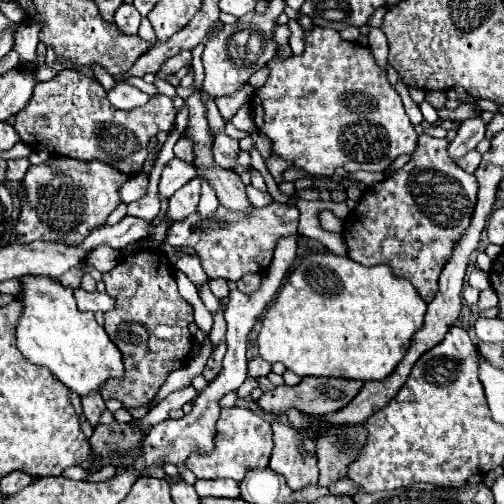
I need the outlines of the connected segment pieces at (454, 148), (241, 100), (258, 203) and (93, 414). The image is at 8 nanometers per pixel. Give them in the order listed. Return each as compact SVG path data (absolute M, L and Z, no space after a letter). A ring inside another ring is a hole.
M478 117L462 121L458 127L458 133L456 133L456 139L448 145L448 155L454 161L458 161L460 155L466 155L484 139L484 131L486 131L486 125Z
M244 83L236 93L232 93L232 95L228 95L228 97L220 97L218 101L216 101L216 105L218 105L218 109L220 109L220 115L228 121L244 103L248 103L248 97L252 95L252 85L250 83Z
M251 184L246 186L246 192L250 202L258 208L264 207L272 202L274 202L273 198L270 196L268 192L262 193L261 191L254 188Z
M94 391L92 395L82 397L82 407L84 407L84 417L86 417L86 421L88 421L92 427L96 427L96 425L100 423L102 411L106 411L106 403L104 403L104 399L100 397L100 393Z

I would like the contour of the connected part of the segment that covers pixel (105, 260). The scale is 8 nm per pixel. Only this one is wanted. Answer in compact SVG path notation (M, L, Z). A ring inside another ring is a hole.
M98 247L98 251L88 255L88 263L94 265L96 269L112 269L114 265L118 265L118 261L120 253L112 251L112 247Z

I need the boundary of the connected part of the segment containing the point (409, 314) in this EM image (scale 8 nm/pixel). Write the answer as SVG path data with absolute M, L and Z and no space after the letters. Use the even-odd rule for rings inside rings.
M312 253L300 259L288 275L278 297L268 307L258 335L260 357L268 363L284 363L300 377L342 377L360 381L384 381L404 359L414 333L424 325L428 303L416 293L408 279L396 279L384 265L364 267L348 257Z

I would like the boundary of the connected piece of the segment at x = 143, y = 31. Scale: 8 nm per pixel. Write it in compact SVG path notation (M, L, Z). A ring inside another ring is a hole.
M142 17L142 23L140 23L140 31L138 31L138 35L150 45L148 49L152 49L152 47L158 43L156 33L154 33L154 29L152 29L152 25L150 25L150 21L148 21L146 17Z

